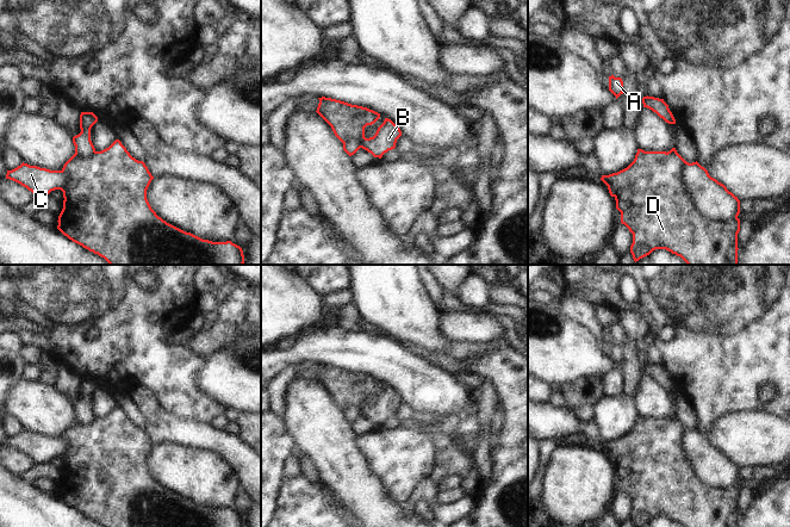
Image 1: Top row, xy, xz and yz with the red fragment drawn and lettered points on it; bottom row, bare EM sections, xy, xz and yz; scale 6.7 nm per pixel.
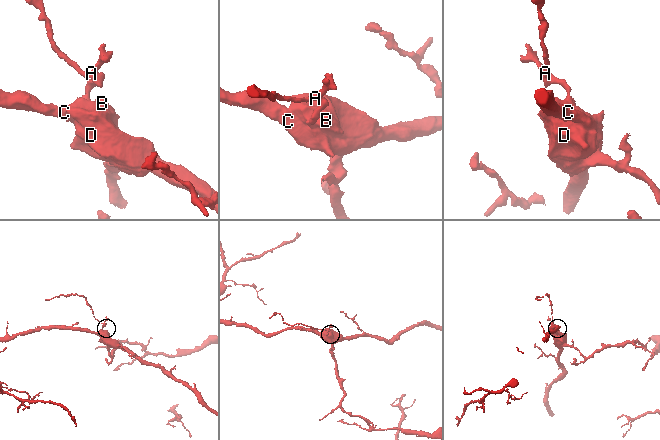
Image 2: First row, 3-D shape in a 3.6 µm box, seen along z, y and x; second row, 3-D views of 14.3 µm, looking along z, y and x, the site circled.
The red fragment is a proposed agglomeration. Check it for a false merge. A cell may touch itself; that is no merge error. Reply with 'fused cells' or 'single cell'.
fused cells

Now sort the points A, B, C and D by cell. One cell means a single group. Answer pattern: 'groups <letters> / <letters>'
groups A C / B D

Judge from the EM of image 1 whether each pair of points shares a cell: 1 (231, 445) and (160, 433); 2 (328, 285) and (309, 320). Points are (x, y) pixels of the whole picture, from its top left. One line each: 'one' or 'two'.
1: one
2: two

